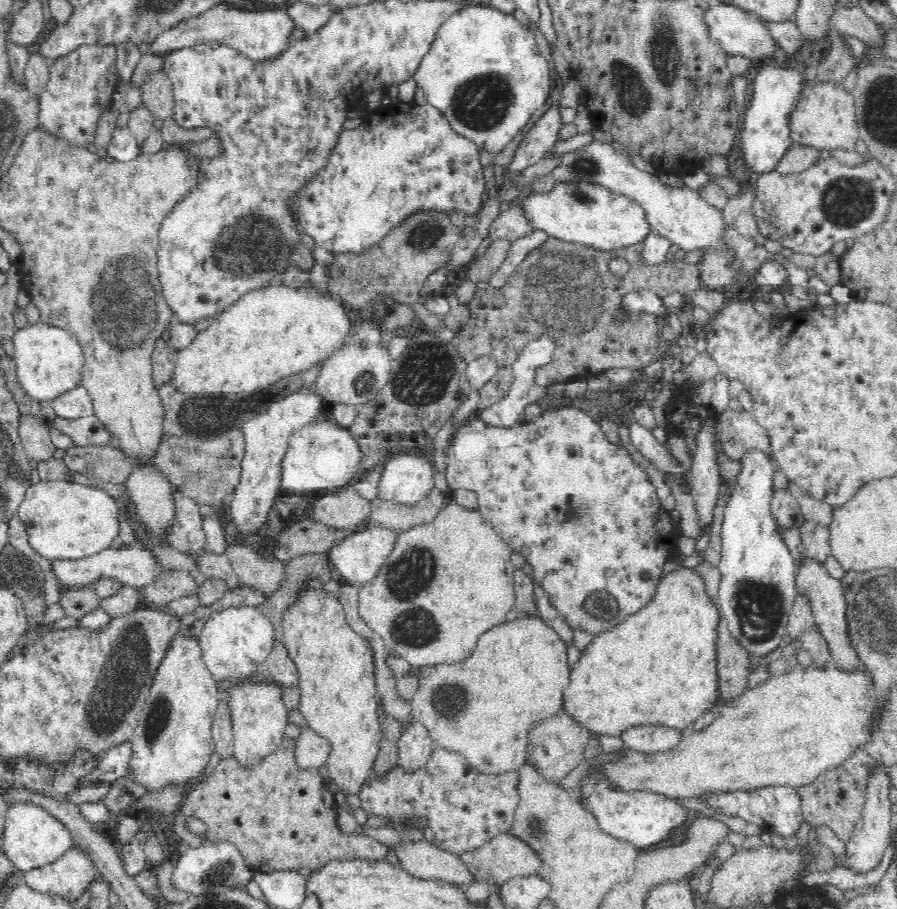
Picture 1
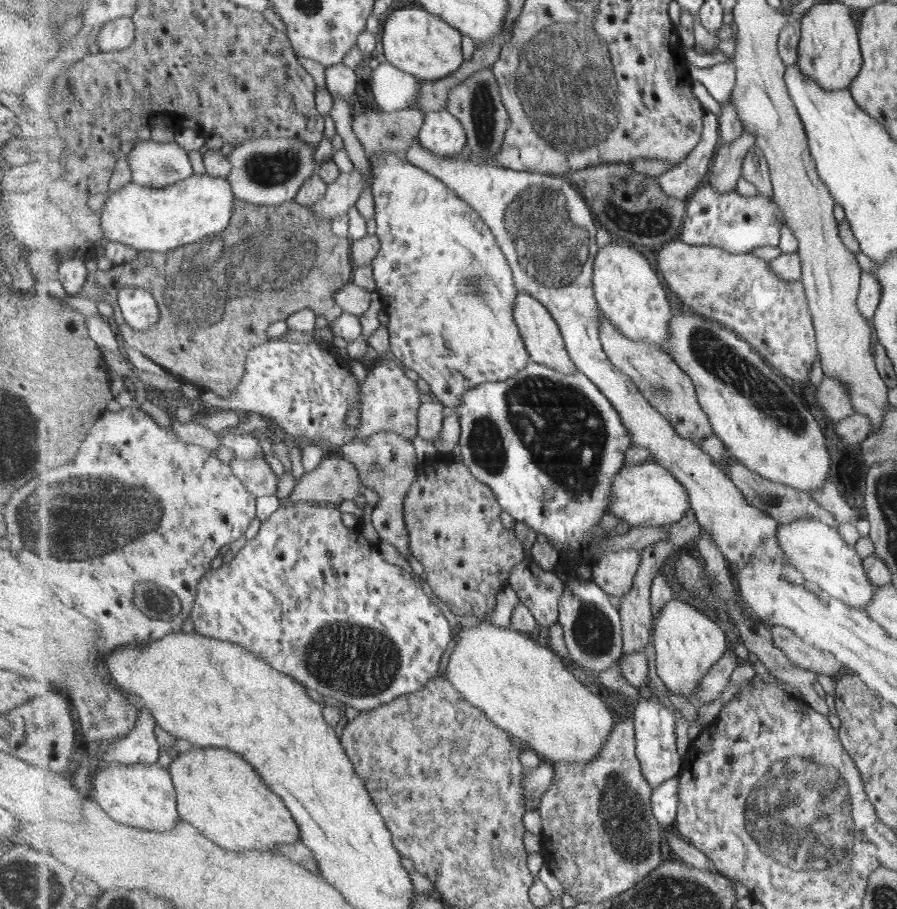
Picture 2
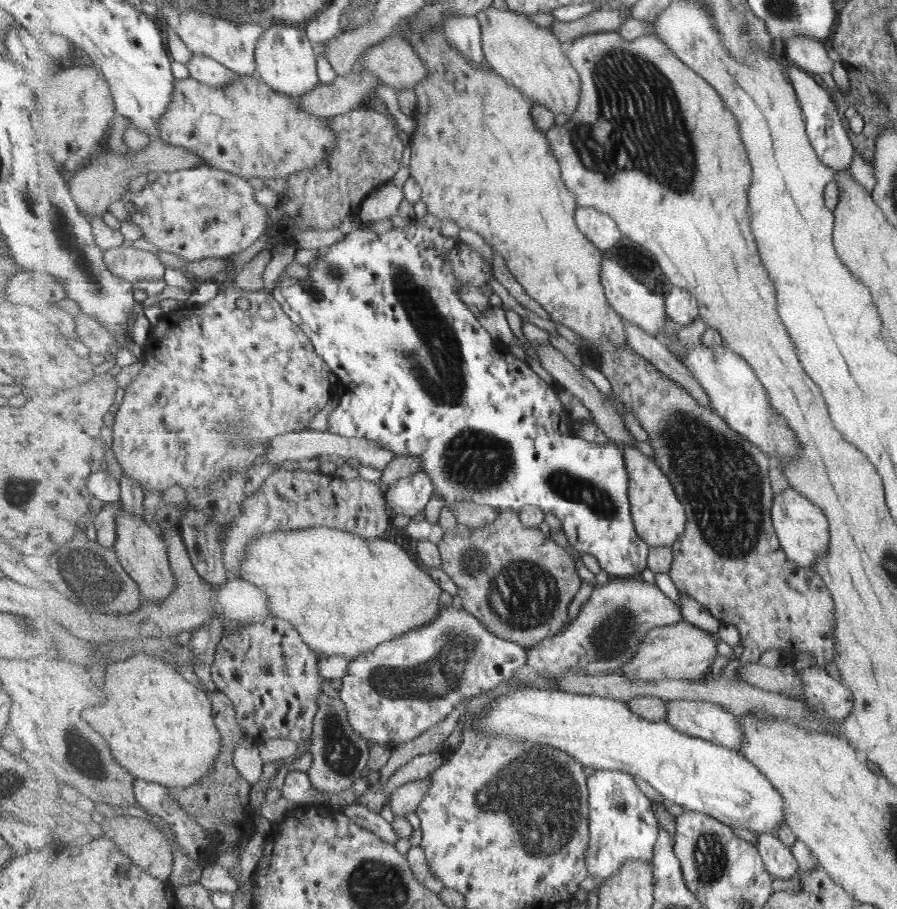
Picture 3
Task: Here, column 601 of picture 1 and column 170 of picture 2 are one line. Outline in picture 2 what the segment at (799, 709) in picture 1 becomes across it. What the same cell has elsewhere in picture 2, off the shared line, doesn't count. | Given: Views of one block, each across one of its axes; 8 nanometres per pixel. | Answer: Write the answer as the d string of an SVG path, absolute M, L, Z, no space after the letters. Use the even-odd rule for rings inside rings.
M193 746L191 750L179 754L169 769L177 791L179 816L223 848L272 852L281 844L293 844L301 839L299 823L282 796L271 792L257 769L240 754L226 748Z

